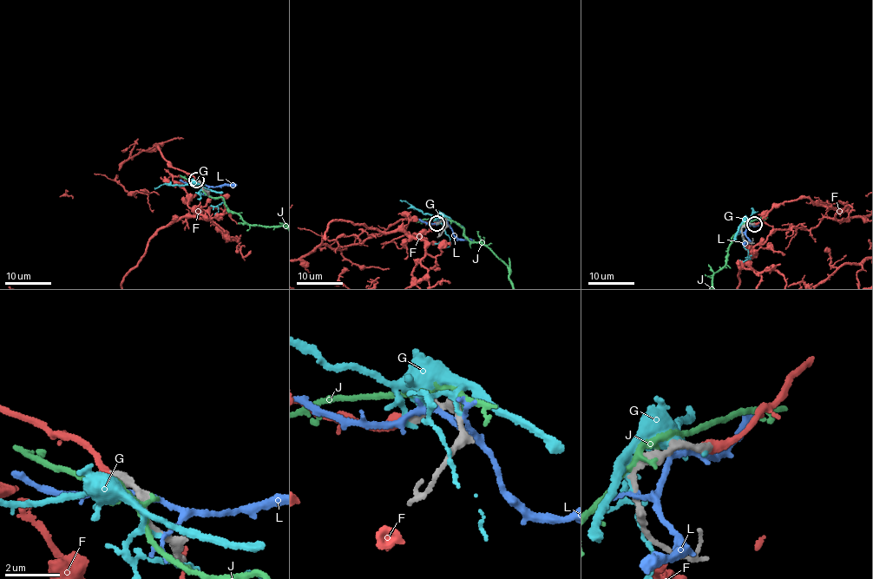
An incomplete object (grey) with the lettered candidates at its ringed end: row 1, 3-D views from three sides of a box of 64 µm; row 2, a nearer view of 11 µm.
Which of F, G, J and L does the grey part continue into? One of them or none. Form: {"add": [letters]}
{"add": ["F"]}

